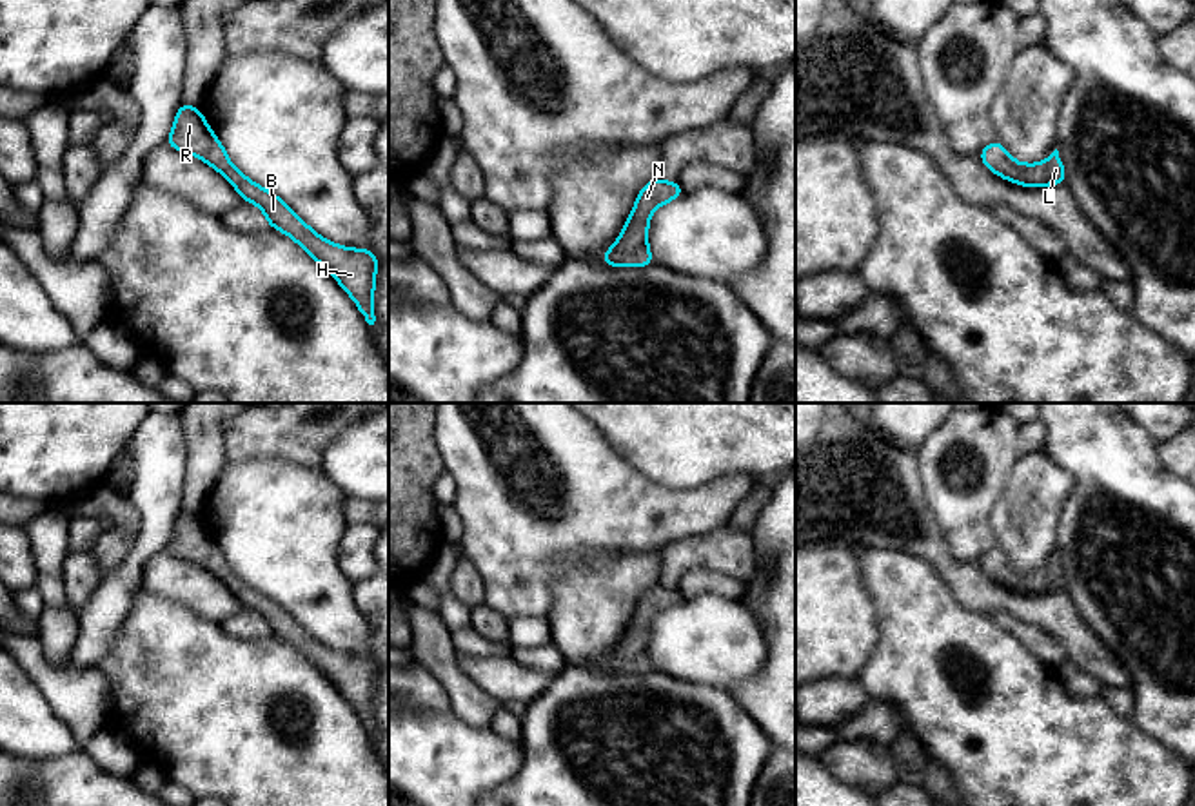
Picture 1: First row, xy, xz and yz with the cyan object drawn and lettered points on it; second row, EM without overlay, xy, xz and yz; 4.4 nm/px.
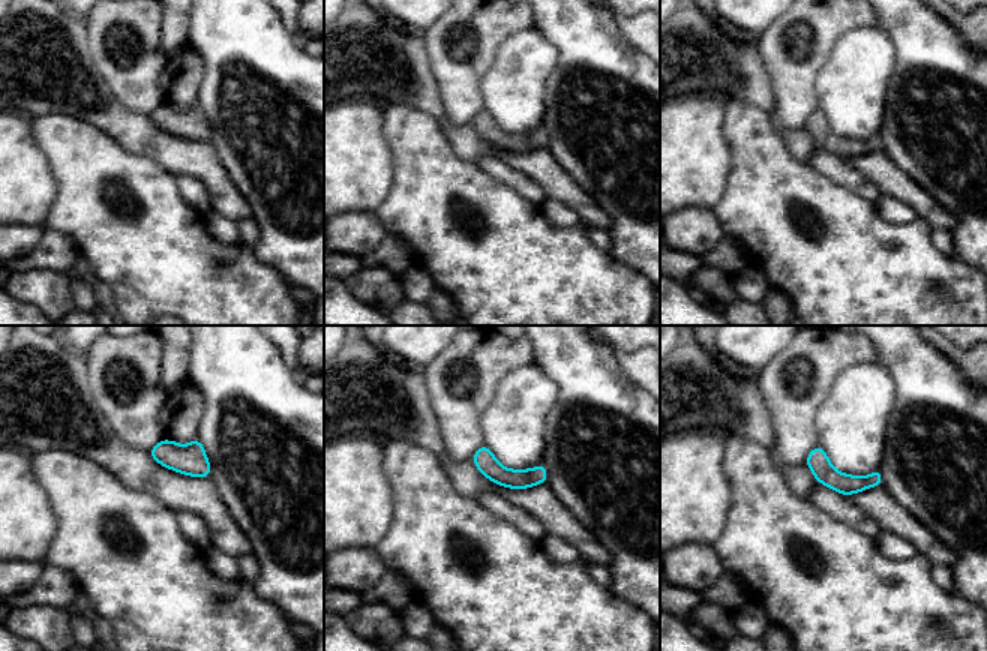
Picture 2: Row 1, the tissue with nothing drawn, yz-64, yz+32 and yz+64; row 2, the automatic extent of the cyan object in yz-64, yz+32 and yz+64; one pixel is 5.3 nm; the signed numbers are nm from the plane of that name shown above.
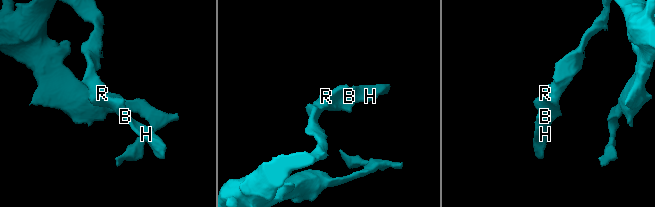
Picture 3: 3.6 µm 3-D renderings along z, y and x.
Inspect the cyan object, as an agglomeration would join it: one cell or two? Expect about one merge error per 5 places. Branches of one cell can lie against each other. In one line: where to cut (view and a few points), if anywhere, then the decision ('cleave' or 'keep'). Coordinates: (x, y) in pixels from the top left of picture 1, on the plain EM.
no cut | keep

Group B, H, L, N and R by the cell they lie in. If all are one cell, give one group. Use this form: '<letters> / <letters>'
B H L N R

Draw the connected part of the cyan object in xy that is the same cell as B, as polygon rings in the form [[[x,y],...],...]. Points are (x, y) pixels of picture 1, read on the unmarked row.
[[[180,510],[165,550],[200,565],[225,583],[242,606],[263,617],[267,632],[291,643],[314,668],[325,673],[354,706],[365,728],[374,732],[378,663],[370,655],[351,655],[321,644],[281,604],[249,586],[231,570],[200,514]]]

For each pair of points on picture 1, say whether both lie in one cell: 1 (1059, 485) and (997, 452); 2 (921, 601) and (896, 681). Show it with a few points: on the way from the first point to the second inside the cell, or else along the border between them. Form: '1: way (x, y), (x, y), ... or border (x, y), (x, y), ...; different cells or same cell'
1: border (1039, 447), (1014, 463), (996, 500); different cells
2: way (921, 621), (921, 656), (916, 661); same cell

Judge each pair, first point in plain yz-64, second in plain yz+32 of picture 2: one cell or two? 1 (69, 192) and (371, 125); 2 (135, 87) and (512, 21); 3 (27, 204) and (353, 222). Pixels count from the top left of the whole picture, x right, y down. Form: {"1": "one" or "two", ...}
{"1": "two", "2": "one", "3": "two"}

